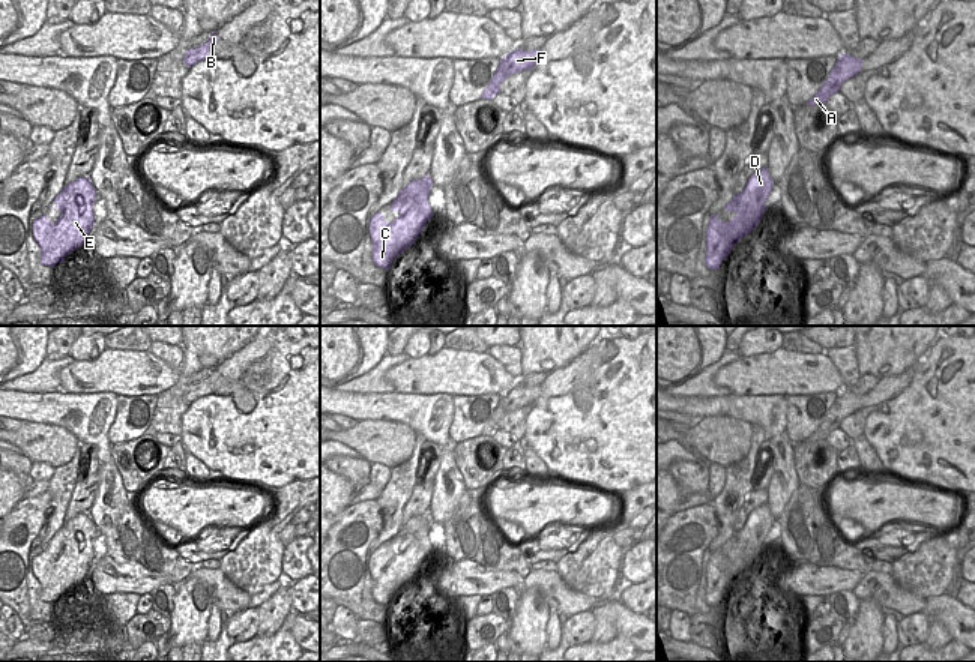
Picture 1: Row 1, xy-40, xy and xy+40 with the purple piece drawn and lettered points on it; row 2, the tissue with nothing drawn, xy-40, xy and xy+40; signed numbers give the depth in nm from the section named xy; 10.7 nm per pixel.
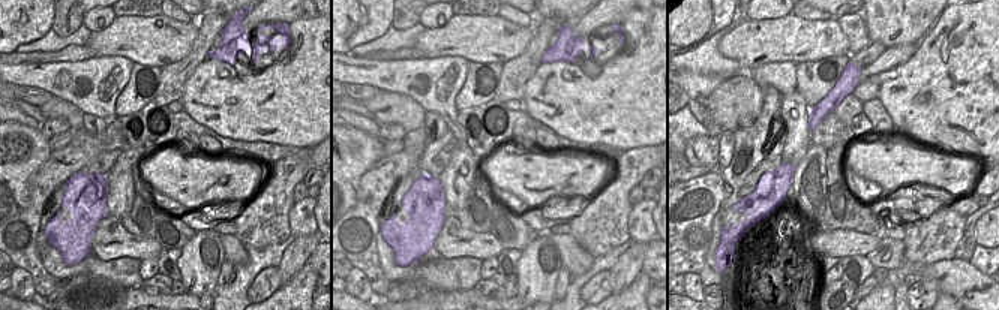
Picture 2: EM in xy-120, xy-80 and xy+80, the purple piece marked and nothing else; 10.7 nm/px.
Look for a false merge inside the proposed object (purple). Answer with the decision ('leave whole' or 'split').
split

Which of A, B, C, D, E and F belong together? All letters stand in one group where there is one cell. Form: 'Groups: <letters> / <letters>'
Groups: A B D F / C E

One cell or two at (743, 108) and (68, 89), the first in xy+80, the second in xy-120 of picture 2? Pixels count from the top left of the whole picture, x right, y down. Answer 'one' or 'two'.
two

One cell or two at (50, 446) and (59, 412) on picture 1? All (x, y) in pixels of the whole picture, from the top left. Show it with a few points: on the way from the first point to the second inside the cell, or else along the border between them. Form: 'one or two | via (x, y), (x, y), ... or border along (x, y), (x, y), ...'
two | border along (26, 421), (60, 425), (78, 442)

